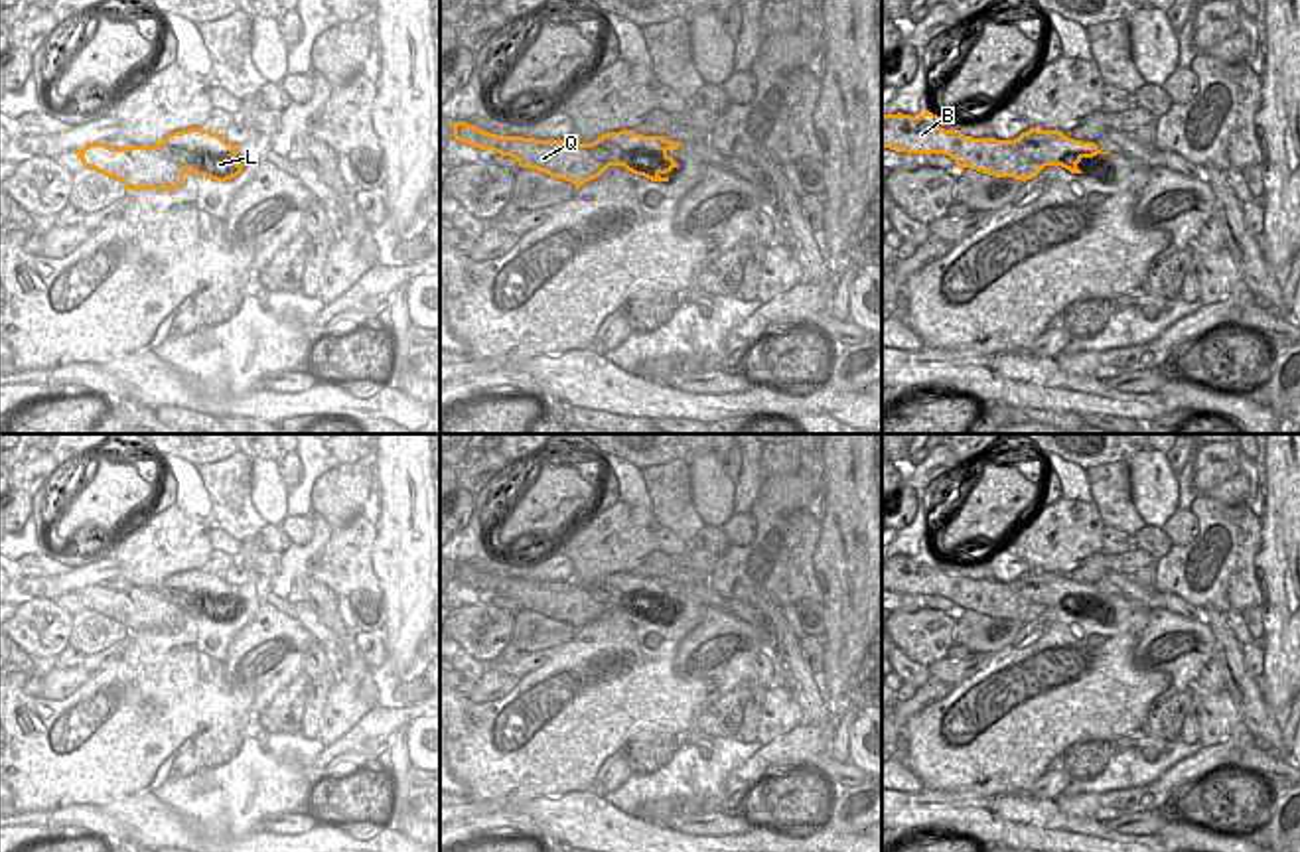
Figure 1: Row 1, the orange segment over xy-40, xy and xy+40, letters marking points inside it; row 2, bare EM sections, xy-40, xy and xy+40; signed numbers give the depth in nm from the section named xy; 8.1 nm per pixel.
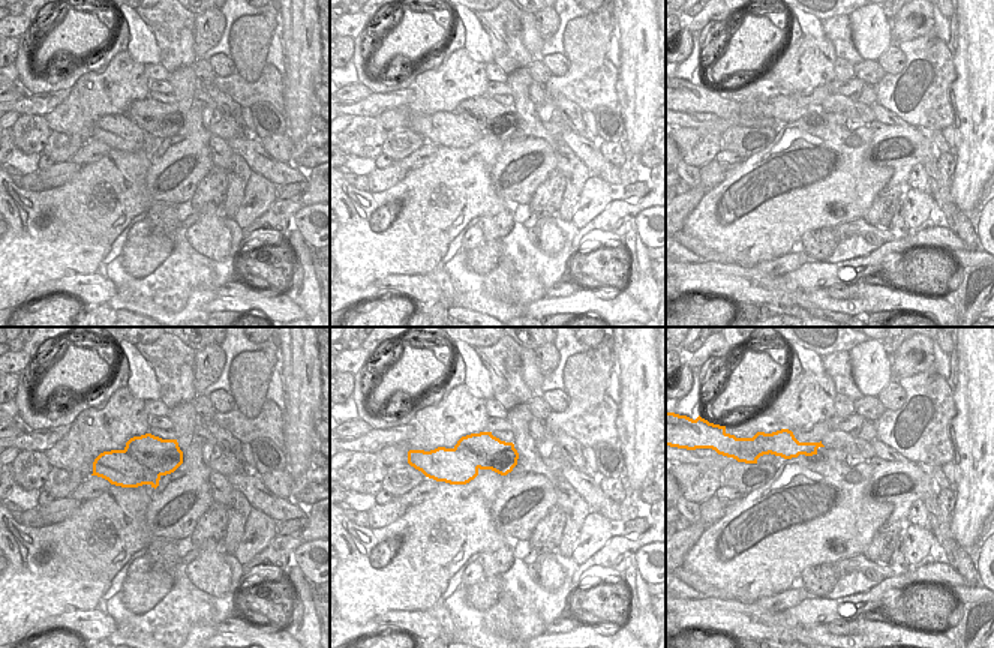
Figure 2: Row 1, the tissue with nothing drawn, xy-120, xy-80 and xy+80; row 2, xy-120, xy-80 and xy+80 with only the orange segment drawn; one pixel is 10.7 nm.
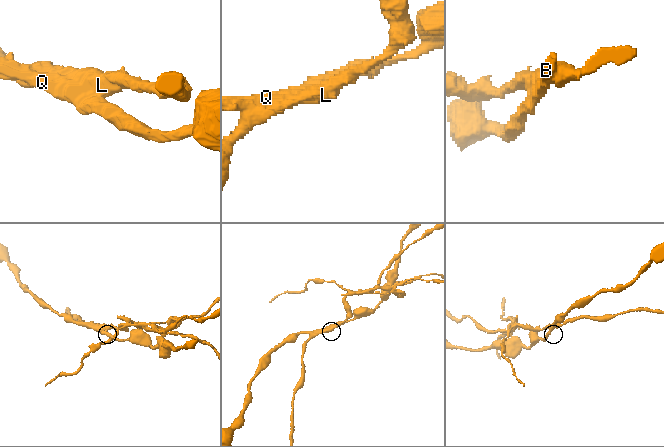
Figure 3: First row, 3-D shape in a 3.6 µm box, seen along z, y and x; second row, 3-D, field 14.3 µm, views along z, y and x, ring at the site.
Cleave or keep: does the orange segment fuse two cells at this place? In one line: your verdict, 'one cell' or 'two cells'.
two cells

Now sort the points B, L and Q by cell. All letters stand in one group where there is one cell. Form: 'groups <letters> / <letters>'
groups B Q / L

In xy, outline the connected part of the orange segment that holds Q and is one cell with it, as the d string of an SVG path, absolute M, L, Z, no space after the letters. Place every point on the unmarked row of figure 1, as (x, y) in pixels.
M452 564L454 580L479 592L511 598L521 609L542 613L576 629L600 619L610 605L590 594L590 586L576 582L535 582L523 578L497 578L468 564Z

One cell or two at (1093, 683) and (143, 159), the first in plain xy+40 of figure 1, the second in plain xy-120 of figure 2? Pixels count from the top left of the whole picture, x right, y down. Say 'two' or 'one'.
one

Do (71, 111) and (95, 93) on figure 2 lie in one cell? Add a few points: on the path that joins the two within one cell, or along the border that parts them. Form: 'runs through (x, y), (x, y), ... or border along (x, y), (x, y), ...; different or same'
runs through (77, 111), (89, 99); same

